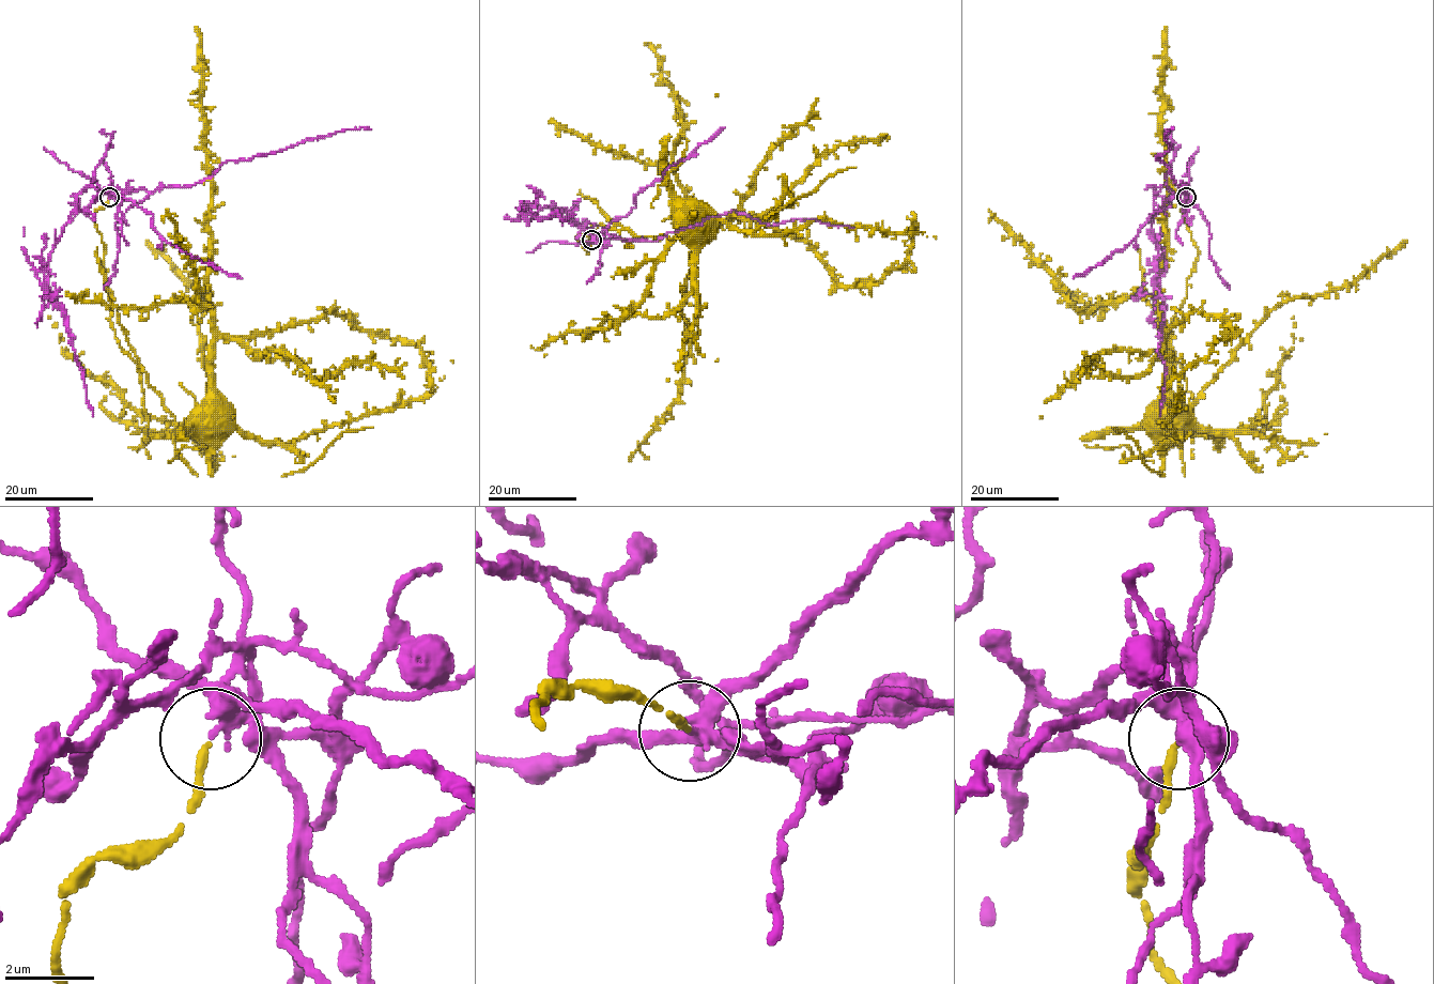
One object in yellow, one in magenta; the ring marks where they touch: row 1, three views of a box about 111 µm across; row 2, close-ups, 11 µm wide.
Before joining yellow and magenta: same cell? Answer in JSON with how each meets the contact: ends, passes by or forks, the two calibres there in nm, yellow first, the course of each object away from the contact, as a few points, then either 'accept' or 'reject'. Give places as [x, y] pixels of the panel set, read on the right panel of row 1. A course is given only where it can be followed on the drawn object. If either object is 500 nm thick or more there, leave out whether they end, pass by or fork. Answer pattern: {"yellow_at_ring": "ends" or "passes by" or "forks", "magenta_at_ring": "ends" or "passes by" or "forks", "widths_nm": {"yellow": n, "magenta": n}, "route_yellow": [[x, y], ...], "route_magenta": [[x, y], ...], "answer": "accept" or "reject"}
{"yellow_at_ring": "ends", "magenta_at_ring": "passes by", "widths_nm": {"yellow": 170, "magenta": 280}, "route_yellow": [[1186, 198], [1183, 218], [1199, 259], [1171, 328], [1186, 433], [1166, 437], [1161, 429]], "route_magenta": [[1186, 198], [1182, 188], [1168, 208], [1155, 211], [1152, 226], [1163, 311], [1157, 349], [1165, 367], [1160, 415]], "answer": "reject"}

